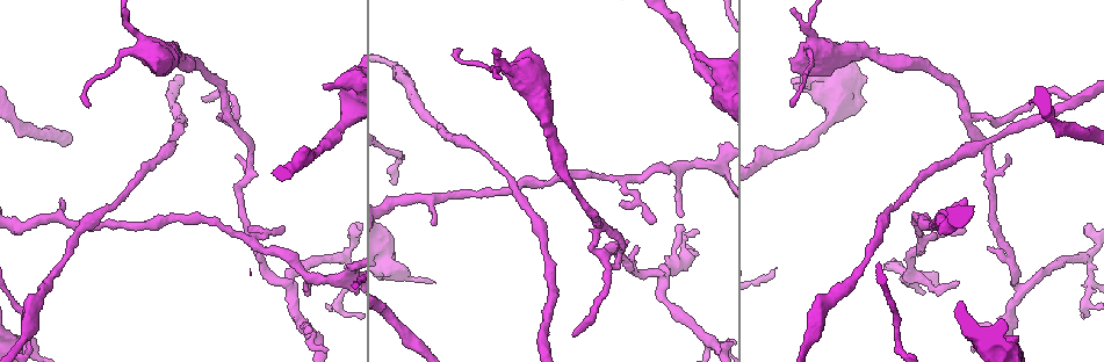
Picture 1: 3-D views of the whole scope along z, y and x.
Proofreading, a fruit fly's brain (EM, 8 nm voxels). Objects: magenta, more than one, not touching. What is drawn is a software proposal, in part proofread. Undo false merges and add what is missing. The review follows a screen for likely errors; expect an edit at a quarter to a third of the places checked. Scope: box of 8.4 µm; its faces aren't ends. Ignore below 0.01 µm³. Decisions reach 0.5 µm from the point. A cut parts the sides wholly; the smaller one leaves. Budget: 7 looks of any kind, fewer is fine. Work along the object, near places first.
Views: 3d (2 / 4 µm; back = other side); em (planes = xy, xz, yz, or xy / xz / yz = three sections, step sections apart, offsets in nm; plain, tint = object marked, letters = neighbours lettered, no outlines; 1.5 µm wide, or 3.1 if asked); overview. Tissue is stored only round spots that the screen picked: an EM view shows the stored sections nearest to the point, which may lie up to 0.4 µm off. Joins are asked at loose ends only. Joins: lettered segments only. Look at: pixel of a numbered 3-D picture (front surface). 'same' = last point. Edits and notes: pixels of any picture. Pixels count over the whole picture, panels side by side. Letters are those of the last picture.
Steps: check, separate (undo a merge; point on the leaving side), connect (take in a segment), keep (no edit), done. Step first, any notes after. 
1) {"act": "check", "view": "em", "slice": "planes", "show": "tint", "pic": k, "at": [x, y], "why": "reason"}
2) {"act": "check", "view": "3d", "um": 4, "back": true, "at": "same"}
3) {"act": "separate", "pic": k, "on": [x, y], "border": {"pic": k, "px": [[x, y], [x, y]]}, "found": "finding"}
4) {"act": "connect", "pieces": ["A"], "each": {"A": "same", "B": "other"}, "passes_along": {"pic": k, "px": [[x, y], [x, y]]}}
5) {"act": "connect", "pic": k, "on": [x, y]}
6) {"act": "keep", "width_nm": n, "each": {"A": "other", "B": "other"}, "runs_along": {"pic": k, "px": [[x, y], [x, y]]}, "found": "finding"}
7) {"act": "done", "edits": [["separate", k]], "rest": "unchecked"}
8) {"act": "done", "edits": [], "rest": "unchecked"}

{"act": "check", "view": "em", "slice": "yz", "step": 4, "show": "tint", "pic": 1, "at": [653, 223], "why": "tapers out"}

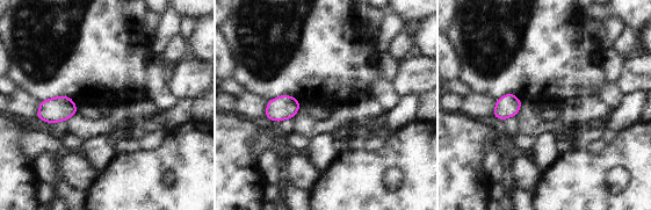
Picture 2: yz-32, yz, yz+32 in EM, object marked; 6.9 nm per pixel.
{"act": "check", "view": "em", "slice": "planes", "show": "letters", "at": "same", "why": "cut it another way"}

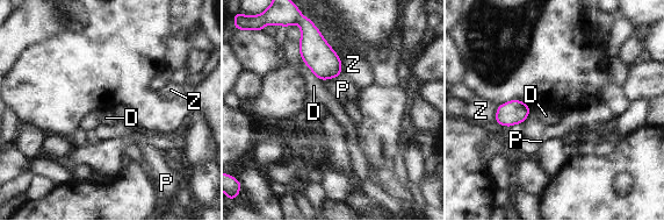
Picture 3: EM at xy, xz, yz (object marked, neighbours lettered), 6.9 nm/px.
{"act": "keep", "longest_contact_nm": ["D", 440], "each": {"D": "other", "P": "other", "Z": "other"}, "border": {"pic": 3, "px": [[340, 73], [322, 80]]}, "found": "no lettered segment goes on from it"}

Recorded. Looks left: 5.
{"act": "check", "view": "em", "slice": "planes", "show": "letters", "pic": 1, "at": [61, 197], "why": "an open end"}

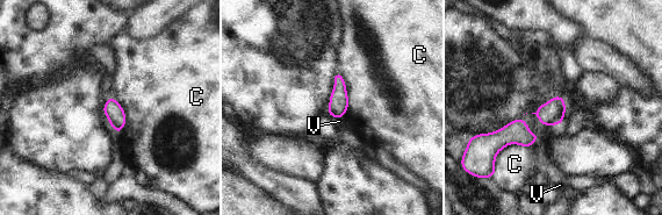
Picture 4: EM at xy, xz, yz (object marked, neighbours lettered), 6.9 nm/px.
{"act": "keep", "longest_contact_nm": ["C", 320], "each": {"C": "other", "V": "other"}, "border": {"pic": 4, "px": [[339, 72], [347, 98], [343, 117]]}, "found": "no lettered segment goes on from it"}

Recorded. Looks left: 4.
{"act": "check", "view": "em", "slice": "planes", "show": "letters", "pic": 1, "at": [600, 227], "why": "thin neck"}

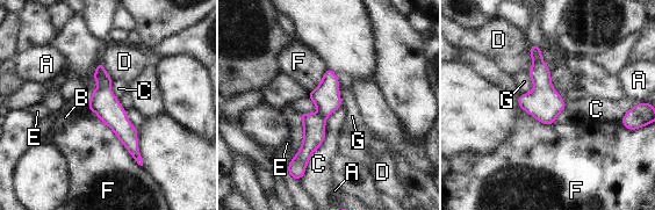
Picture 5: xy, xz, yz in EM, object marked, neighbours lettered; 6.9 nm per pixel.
{"act": "keep", "each": {"A": "other", "B": "other", "C": "other", "D": "other", "E": "other", "F": "other", "G": "other"}, "border": {"pic": 5, "px": [[340, 104], [300, 179]]}, "found": "one neuron here"}

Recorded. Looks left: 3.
{"act": "done", "edits": [], "rest": "unchecked"}

